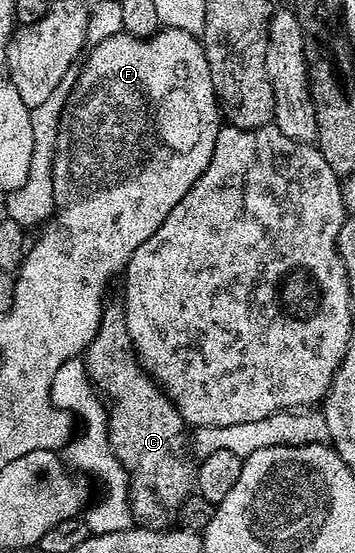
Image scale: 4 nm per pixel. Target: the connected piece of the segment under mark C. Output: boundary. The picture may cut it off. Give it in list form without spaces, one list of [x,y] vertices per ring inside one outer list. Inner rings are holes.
[[[109,301],[104,308],[104,315],[98,324],[94,340],[90,340],[87,350],[82,355],[84,367],[88,369],[88,378],[93,386],[106,399],[108,410],[108,443],[112,454],[128,472],[128,503],[132,517],[141,526],[152,530],[167,530],[177,521],[180,506],[194,490],[194,466],[180,455],[180,437],[186,434],[186,423],[174,408],[163,390],[157,386],[151,374],[140,365],[136,350],[126,328],[126,316],[119,301]]]

